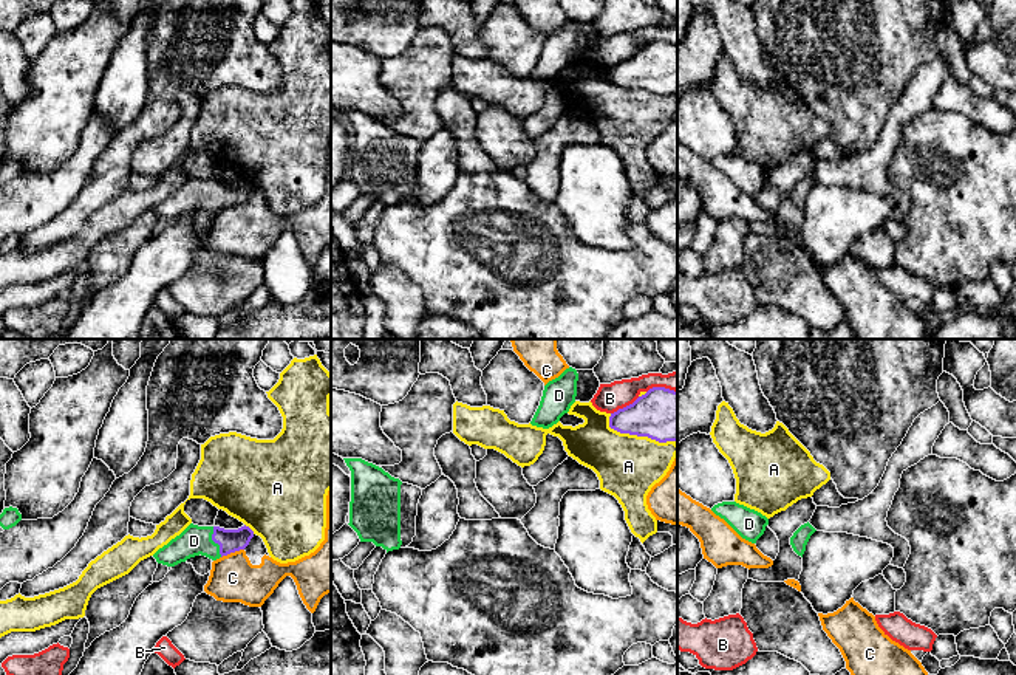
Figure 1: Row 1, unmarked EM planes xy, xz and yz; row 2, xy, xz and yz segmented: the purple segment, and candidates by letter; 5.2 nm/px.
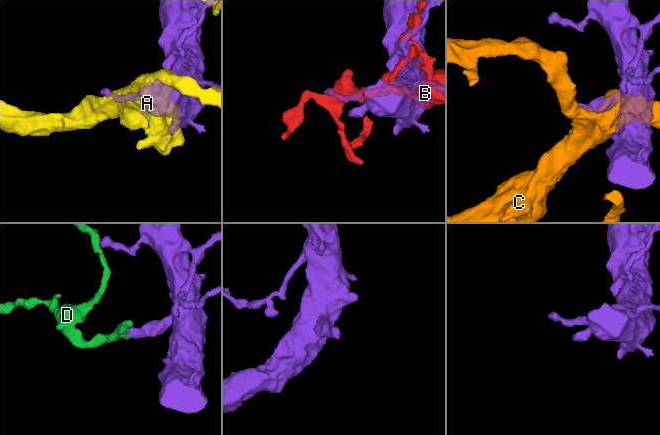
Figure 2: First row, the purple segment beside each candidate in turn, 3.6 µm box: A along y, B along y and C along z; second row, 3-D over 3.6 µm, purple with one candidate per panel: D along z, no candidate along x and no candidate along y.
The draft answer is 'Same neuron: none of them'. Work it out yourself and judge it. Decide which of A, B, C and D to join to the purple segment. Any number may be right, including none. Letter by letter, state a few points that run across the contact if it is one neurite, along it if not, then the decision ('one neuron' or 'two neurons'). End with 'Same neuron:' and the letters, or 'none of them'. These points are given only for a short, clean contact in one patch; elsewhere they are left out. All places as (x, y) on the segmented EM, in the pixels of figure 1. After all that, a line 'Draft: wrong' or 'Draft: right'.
A: two neurons
B: two neurons
C: two neurons
D: line xy (229, 541), (215, 542), (194, 541); one neuron
Same neuron: D
Draft: wrong

